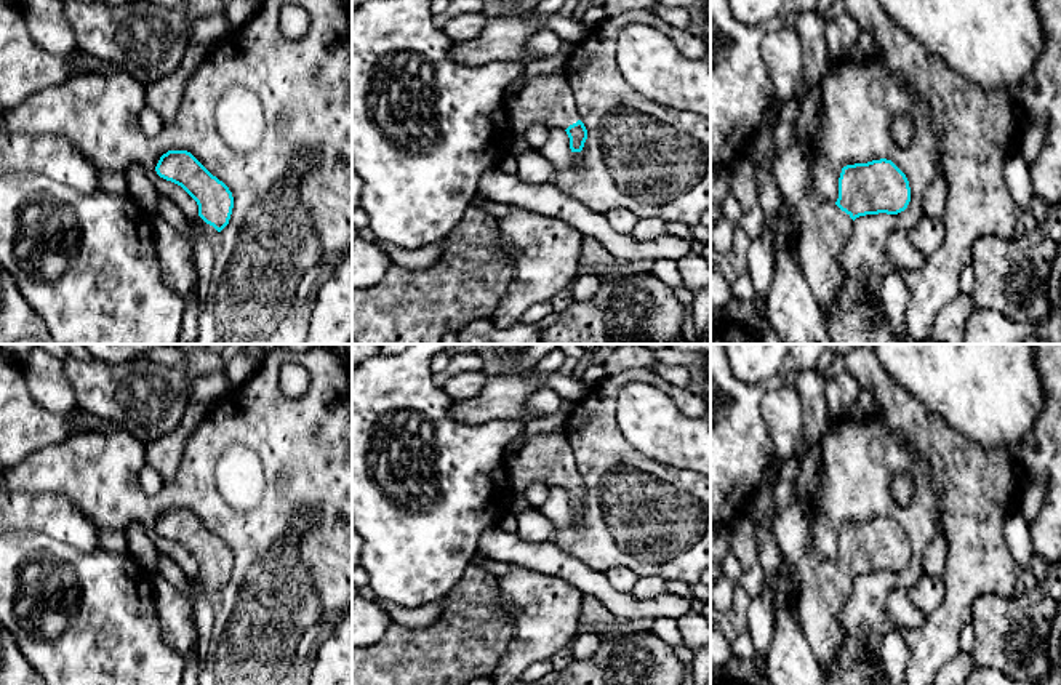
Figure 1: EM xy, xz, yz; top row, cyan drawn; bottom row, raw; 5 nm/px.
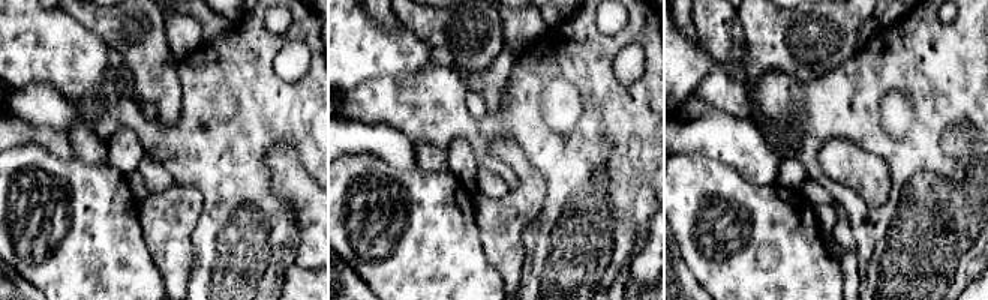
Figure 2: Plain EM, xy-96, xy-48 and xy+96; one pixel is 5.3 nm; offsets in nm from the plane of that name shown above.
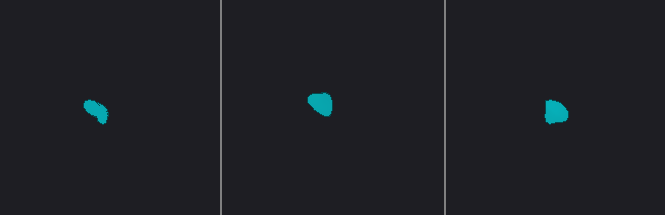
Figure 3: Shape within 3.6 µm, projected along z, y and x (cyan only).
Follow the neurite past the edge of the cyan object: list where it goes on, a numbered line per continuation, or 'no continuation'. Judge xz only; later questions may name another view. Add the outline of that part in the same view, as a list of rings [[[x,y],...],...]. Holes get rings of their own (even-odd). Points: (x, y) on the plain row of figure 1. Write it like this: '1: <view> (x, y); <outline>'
1: xz (546, 458); [[[565,432],[536,434],[507,461],[509,483],[515,495],[541,482],[567,488],[579,479],[570,440]]]

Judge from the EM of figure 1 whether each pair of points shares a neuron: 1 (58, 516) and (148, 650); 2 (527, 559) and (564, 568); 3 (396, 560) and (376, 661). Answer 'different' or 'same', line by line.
1: different
2: same
3: different

